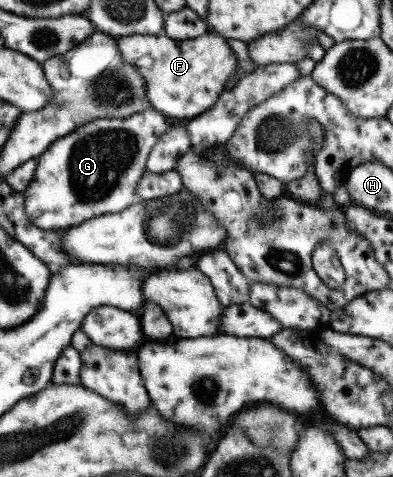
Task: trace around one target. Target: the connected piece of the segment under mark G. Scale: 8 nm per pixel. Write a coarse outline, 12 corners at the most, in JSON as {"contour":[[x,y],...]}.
{"contour":[[97,119],[37,159],[35,228],[63,230],[140,198],[178,119]]}

